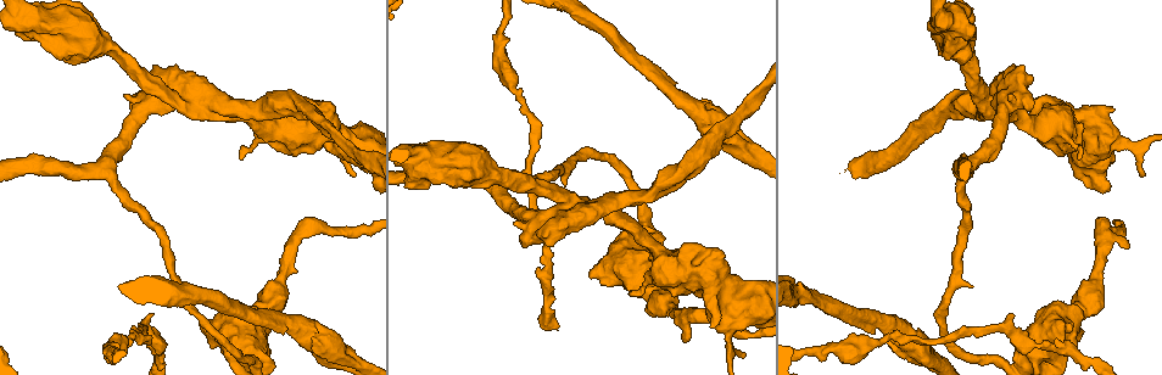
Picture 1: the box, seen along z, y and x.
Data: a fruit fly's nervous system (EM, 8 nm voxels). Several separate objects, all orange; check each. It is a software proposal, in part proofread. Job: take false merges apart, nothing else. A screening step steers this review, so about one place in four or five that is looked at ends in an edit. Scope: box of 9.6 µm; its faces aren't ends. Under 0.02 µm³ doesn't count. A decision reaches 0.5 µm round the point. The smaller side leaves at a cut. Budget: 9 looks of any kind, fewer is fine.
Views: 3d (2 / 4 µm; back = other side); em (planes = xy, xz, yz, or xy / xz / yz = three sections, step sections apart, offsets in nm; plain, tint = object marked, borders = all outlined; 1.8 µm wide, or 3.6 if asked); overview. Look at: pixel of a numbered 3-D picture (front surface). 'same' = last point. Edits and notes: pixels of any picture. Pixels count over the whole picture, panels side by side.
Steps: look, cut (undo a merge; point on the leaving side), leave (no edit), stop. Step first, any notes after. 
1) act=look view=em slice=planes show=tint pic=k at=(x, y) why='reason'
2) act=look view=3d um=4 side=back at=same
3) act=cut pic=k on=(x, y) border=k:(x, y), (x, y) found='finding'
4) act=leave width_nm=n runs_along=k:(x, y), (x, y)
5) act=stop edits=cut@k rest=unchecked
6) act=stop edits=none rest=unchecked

act=look view=3d um=2 pic=1 at=(598, 206) why='two arms at a narrow angle'

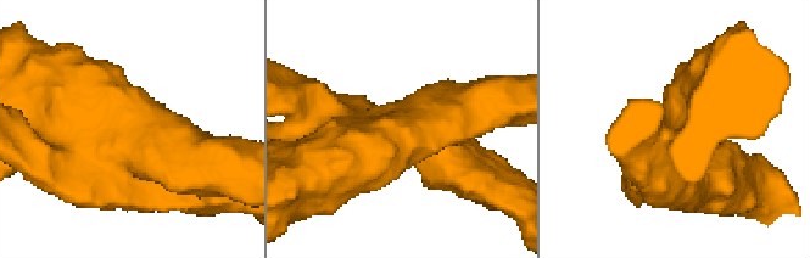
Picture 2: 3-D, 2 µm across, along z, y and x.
act=look view=em slice=planes show=tint pic=2 at=(136, 135) why='now the EM'

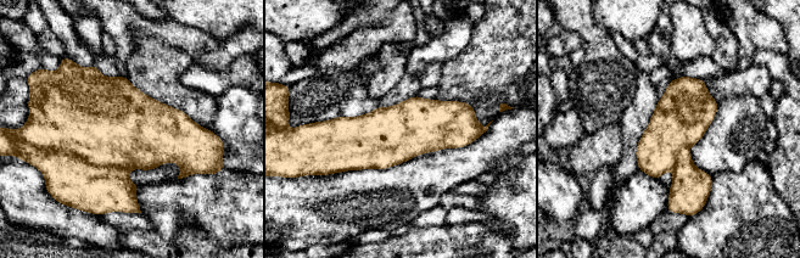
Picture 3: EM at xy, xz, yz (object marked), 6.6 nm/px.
act=cut pic=3 on=(105, 128) border=3:(45, 149), (129, 169) found='a second neuron is stuck on'

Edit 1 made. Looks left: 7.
act=look view=overview why='see it whole again'

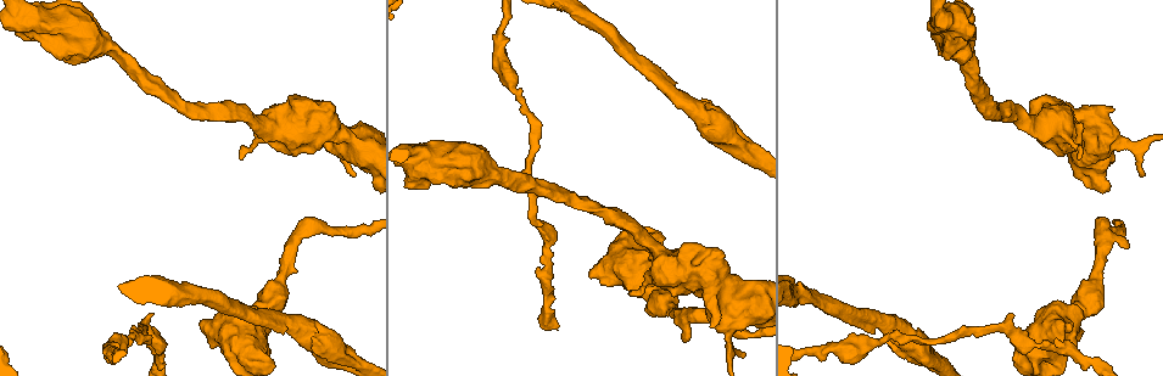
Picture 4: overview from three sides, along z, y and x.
act=look view=3d um=4 pic=4 at=(1043, 346) why='thin neck'

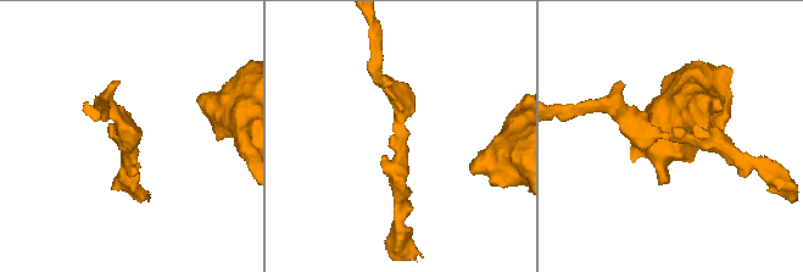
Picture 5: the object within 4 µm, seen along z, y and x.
act=look view=em slice=planes show=tint pic=5 at=(676, 135)

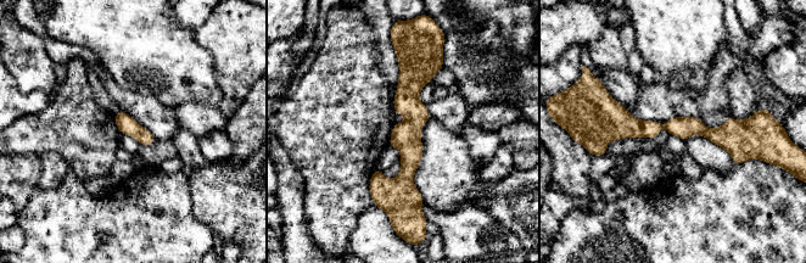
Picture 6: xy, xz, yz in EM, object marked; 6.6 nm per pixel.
act=leave runs_along=6:(409, 57), (409, 166), (397, 203) found='continuous, no second neuron'

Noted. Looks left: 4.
act=look view=em slice=xz step=16 show=tint pic=4 at=(868, 345) why='sudden change in width'

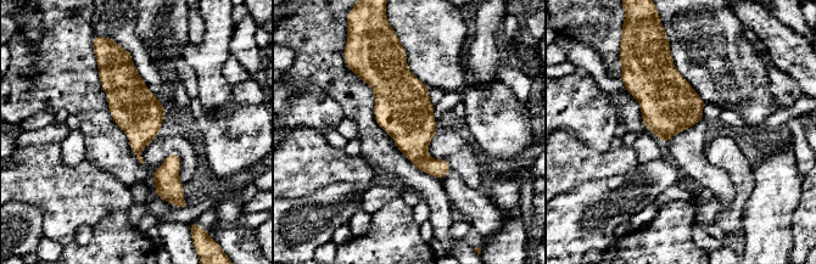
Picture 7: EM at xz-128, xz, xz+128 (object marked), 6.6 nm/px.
act=leave found='one neuron here'

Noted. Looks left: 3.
act=look view=em um=3.6 slice=planes show=borders pic=4 at=(730, 137)

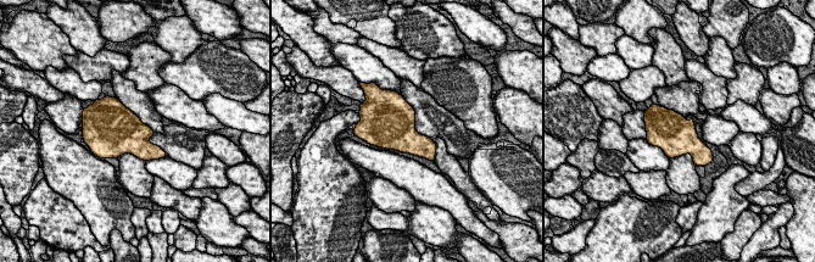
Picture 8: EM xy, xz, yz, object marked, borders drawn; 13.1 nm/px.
act=leave found='all the same neuron'

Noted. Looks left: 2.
act=stop edits=cut@3 rest=unchecked

